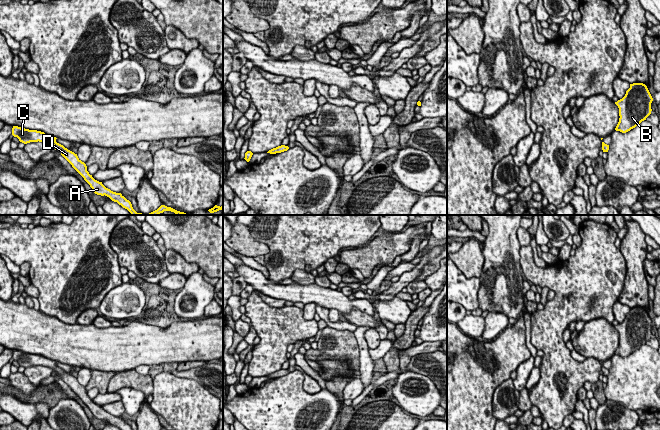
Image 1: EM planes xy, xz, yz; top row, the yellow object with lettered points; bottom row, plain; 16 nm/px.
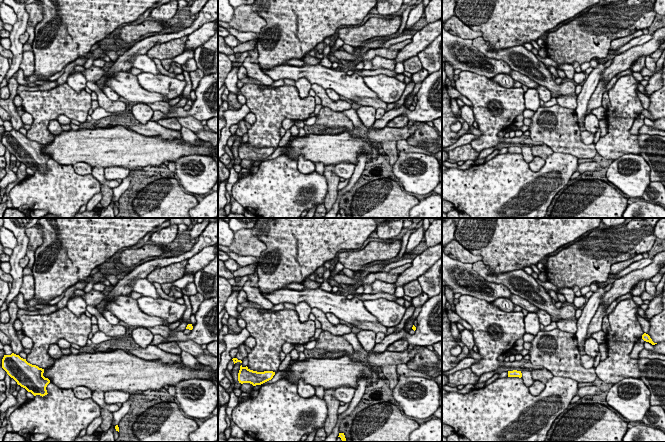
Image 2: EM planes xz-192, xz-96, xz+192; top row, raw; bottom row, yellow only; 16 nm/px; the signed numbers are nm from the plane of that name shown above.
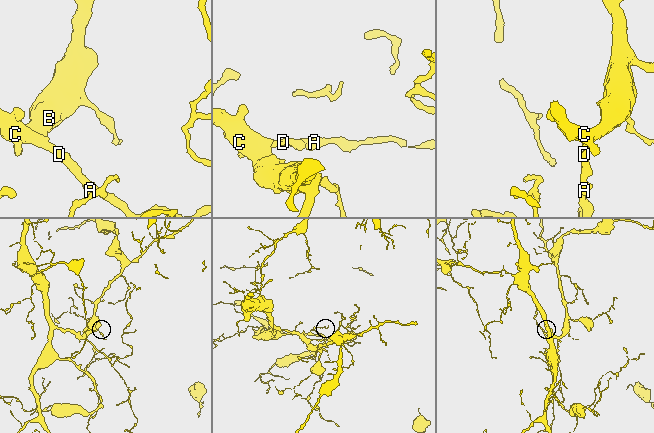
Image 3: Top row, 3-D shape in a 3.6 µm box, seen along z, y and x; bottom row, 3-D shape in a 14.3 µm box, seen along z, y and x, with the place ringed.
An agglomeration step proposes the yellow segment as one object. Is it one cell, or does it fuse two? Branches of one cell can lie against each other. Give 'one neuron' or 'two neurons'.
one neuron

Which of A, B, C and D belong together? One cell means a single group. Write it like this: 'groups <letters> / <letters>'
groups A B C D

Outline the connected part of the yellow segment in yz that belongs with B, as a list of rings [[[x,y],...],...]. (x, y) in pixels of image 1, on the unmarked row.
[[[630,308],[625,320],[615,326],[620,340],[615,354],[626,357],[646,344],[652,335],[652,325],[653,322],[645,308]]]

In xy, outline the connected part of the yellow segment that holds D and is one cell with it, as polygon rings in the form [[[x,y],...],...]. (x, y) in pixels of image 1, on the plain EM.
[[[13,350],[12,359],[17,361],[20,366],[27,368],[30,366],[46,366],[55,371],[55,374],[61,376],[61,379],[72,389],[72,391],[84,402],[90,409],[93,416],[97,419],[107,420],[112,425],[117,426],[121,430],[132,430],[131,426],[127,424],[121,417],[116,417],[106,412],[102,406],[95,404],[87,395],[87,390],[82,386],[77,378],[68,374],[63,369],[56,366],[56,361],[45,358],[37,354],[29,354],[18,350]]]

